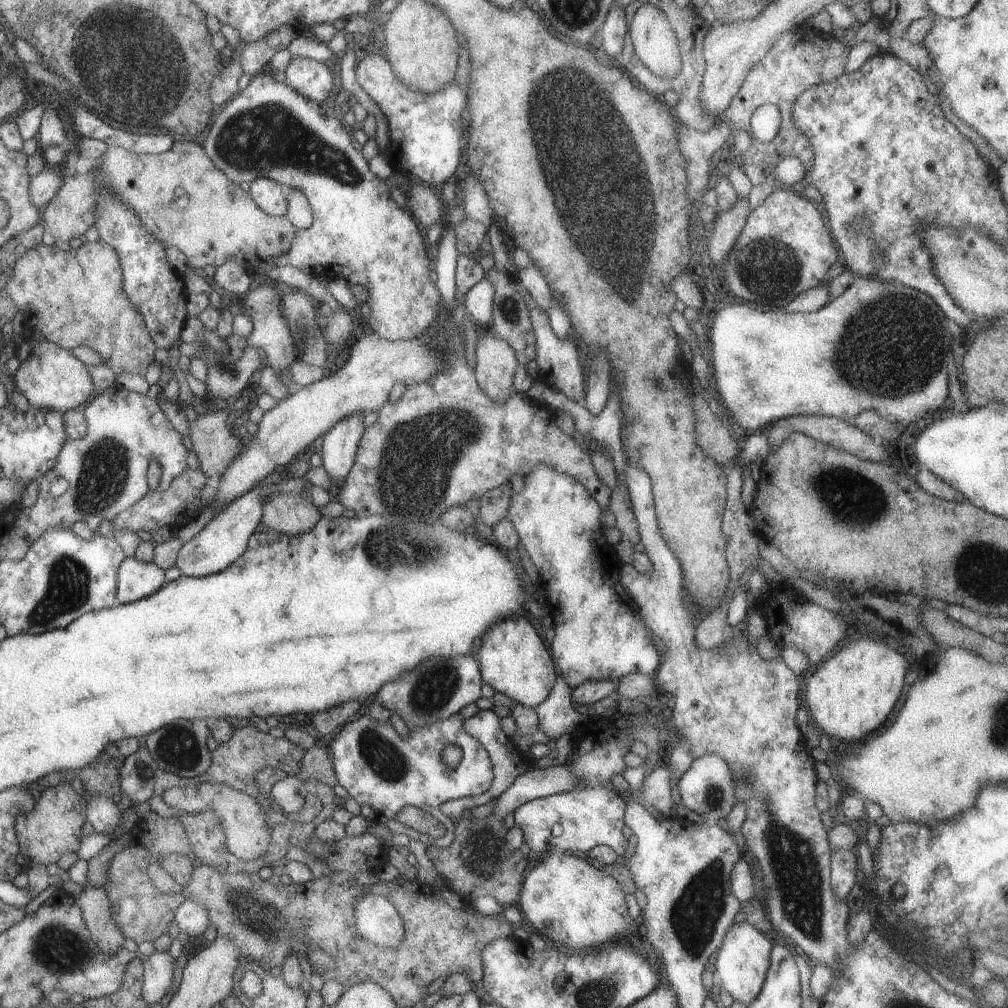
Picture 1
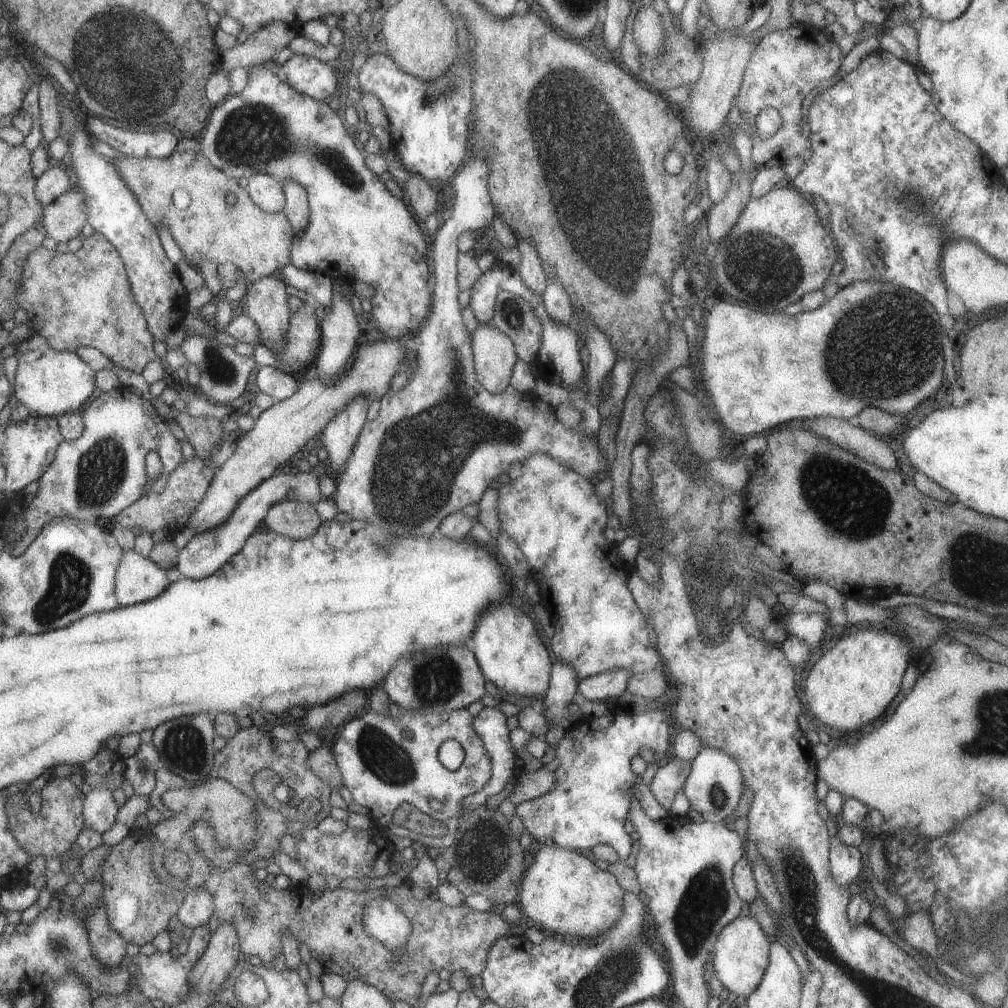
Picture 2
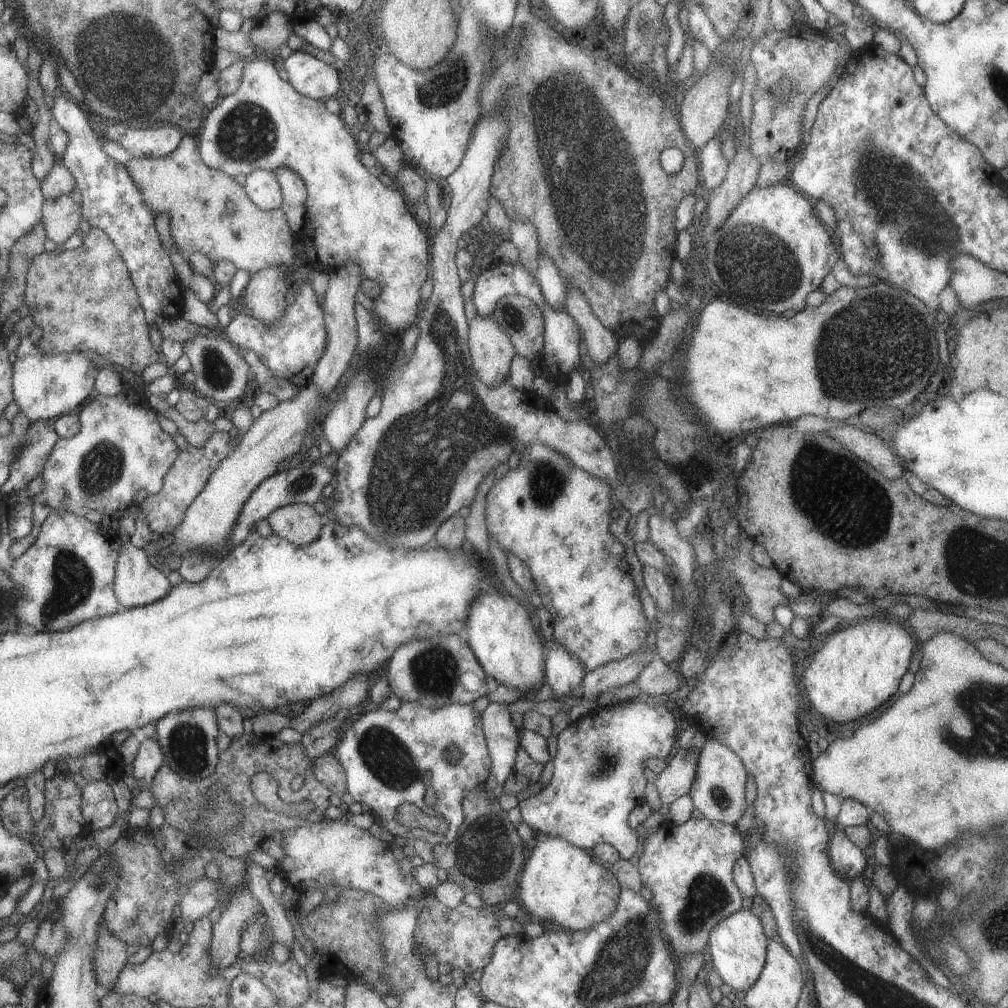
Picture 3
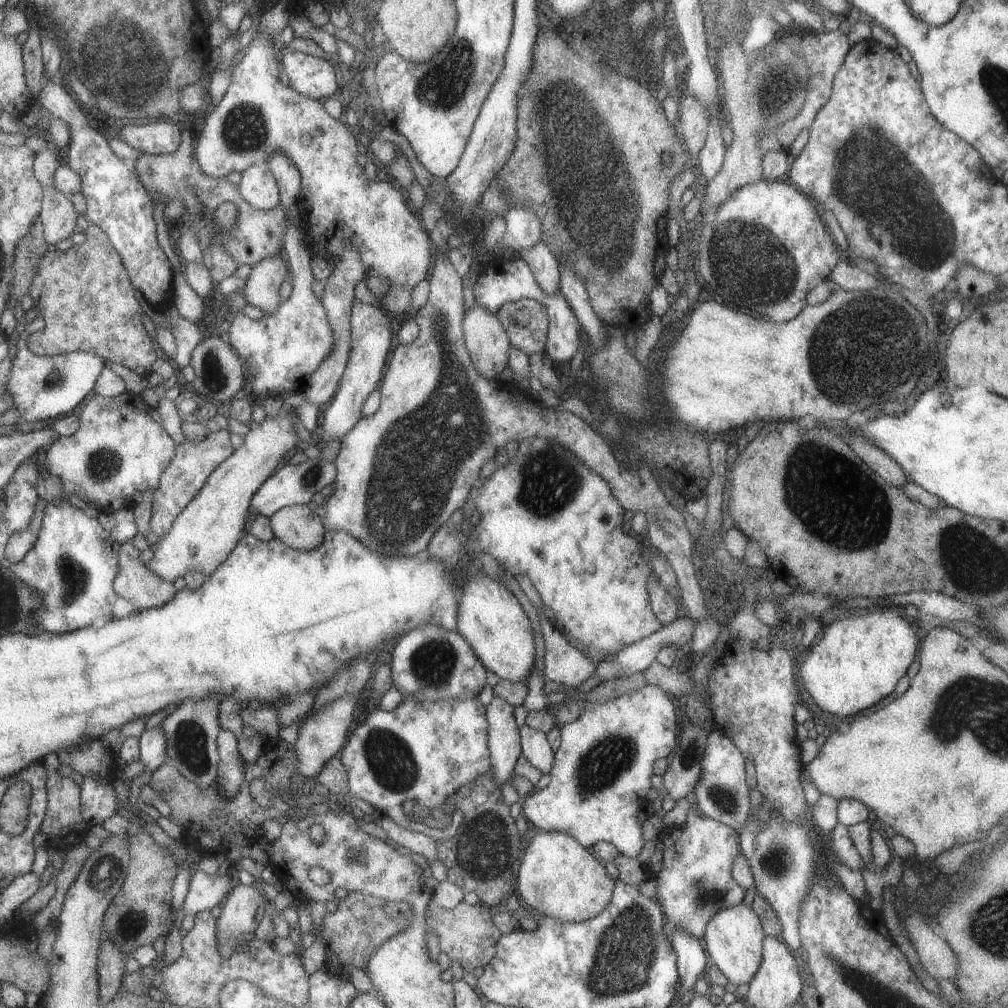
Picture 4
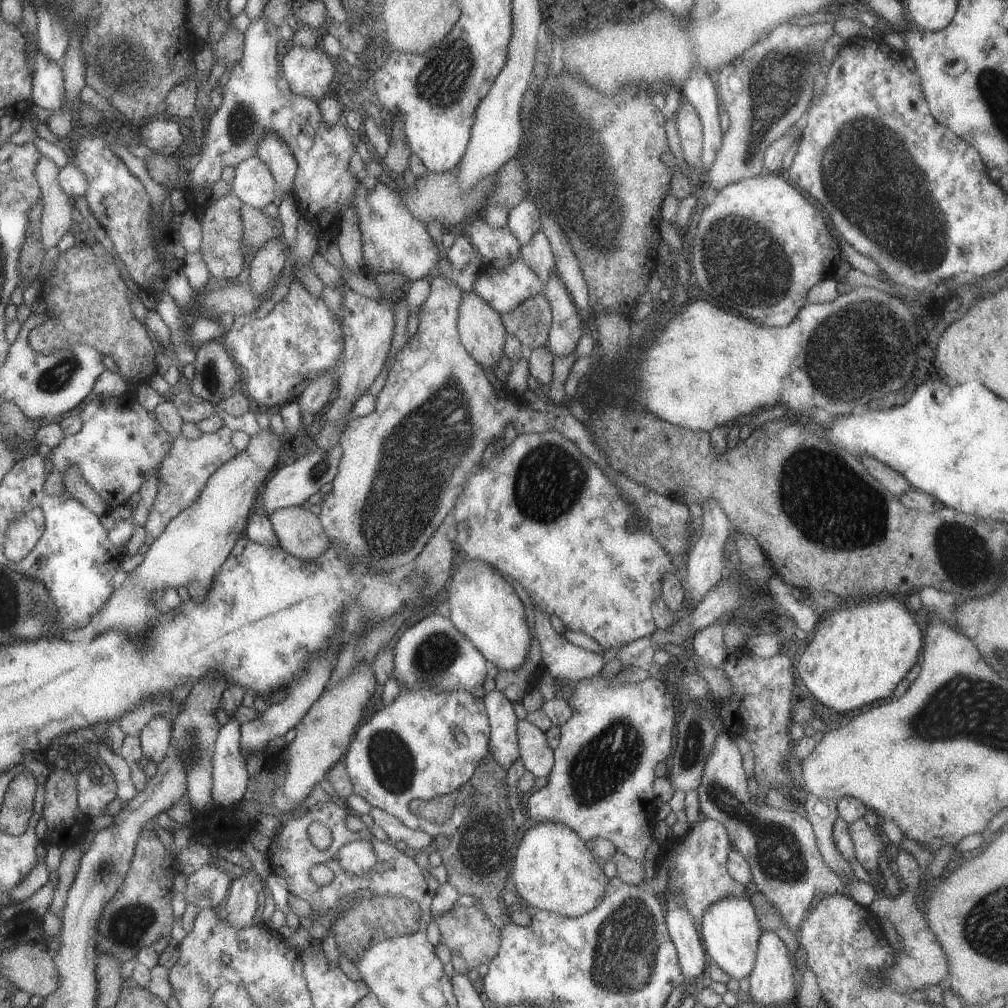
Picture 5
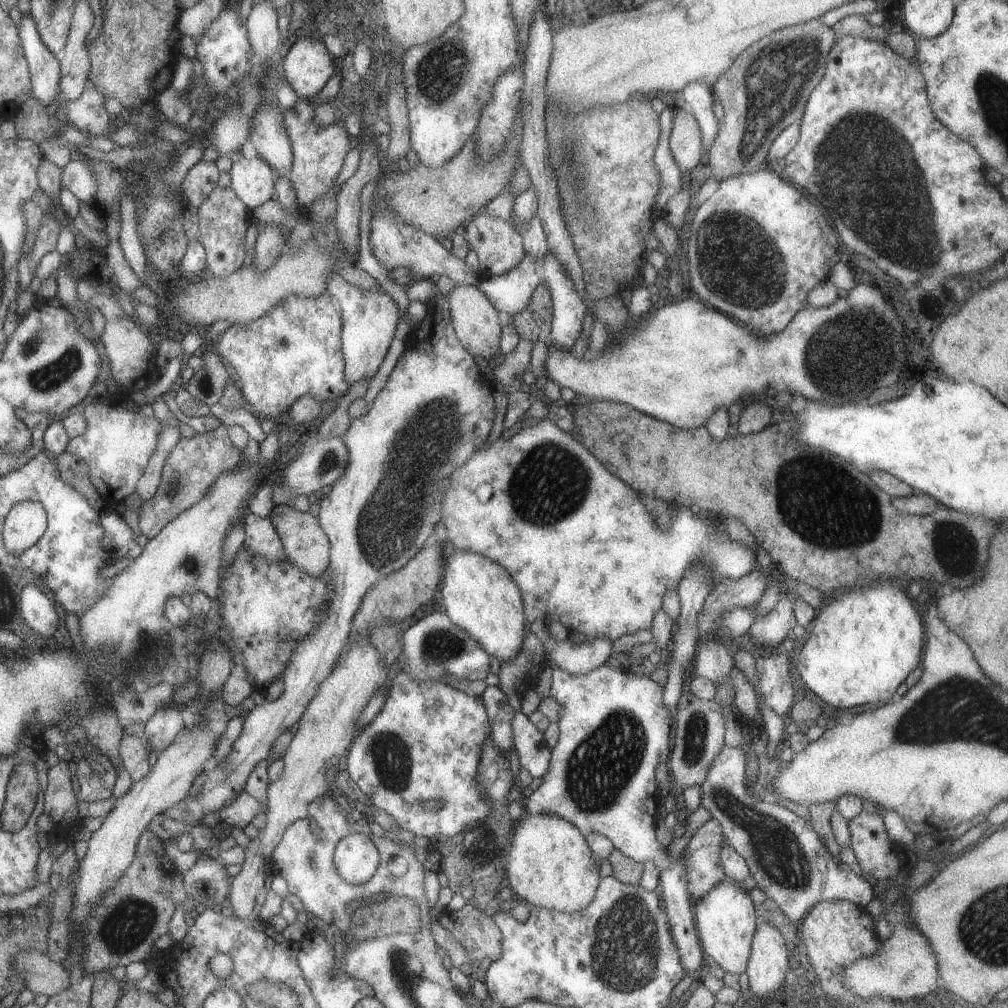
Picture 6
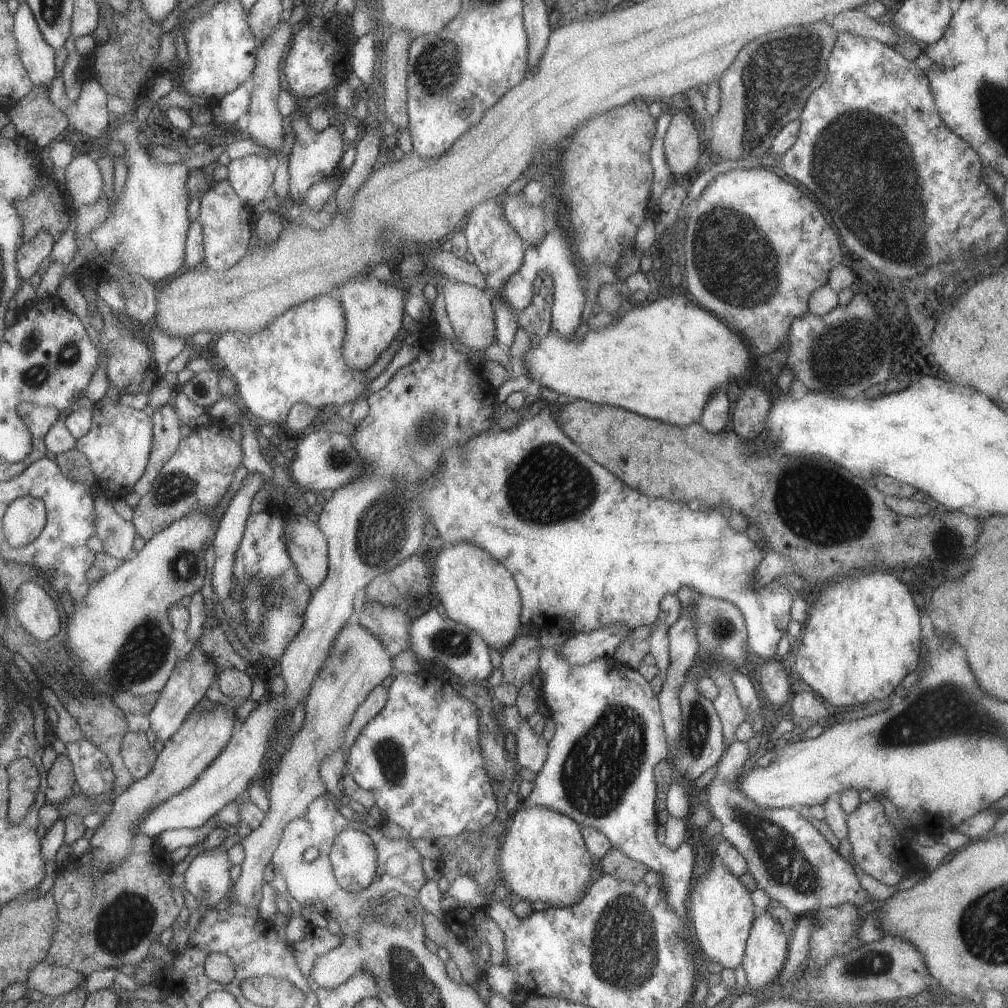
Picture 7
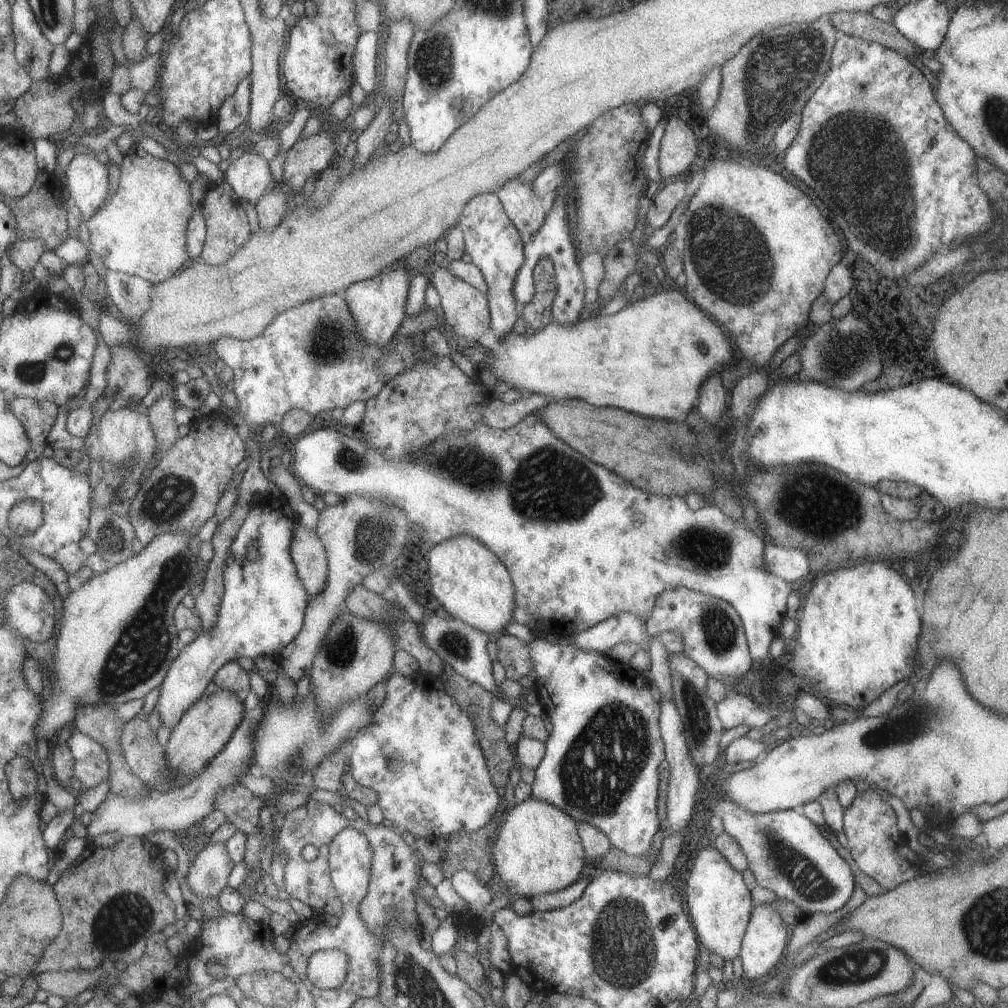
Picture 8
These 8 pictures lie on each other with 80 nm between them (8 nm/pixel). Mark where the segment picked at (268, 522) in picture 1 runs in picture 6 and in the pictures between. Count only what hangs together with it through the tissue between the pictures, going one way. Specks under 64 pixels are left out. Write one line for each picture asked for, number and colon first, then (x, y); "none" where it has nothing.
2: (294, 519)
3: (299, 524)
4: (297, 526)
5: (299, 533)
6: (305, 545)

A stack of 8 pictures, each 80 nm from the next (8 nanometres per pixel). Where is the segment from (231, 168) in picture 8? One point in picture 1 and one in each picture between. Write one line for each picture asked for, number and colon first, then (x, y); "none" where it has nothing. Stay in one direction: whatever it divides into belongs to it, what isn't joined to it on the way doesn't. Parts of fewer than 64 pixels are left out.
1: (269, 196)
2: (265, 191)
3: (260, 186)
4: (257, 187)
5: (253, 184)
6: (252, 180)
7: (251, 177)

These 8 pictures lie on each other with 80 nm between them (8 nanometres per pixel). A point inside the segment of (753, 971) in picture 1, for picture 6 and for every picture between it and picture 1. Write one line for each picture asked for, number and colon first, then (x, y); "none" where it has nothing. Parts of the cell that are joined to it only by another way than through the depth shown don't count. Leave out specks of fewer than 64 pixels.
2: (740, 954)
3: (736, 944)
4: (732, 939)
5: (729, 930)
6: (725, 920)

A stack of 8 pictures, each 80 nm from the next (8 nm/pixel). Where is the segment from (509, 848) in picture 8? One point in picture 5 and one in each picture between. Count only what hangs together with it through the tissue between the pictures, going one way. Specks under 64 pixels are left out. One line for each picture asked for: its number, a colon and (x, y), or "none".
5: (552, 870)
6: (549, 864)
7: (543, 857)

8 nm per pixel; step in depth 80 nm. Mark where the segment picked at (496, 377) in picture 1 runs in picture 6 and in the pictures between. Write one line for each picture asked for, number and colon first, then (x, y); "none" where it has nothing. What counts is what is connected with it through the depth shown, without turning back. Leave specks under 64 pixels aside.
2: (493, 354)
3: (490, 350)
4: (486, 342)
5: (480, 329)
6: (476, 324)

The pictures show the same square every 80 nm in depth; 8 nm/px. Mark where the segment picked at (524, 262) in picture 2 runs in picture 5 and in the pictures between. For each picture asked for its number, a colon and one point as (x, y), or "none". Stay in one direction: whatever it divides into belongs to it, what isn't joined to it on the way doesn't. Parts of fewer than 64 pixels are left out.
3: (521, 233)
4: (523, 229)
5: (523, 220)

